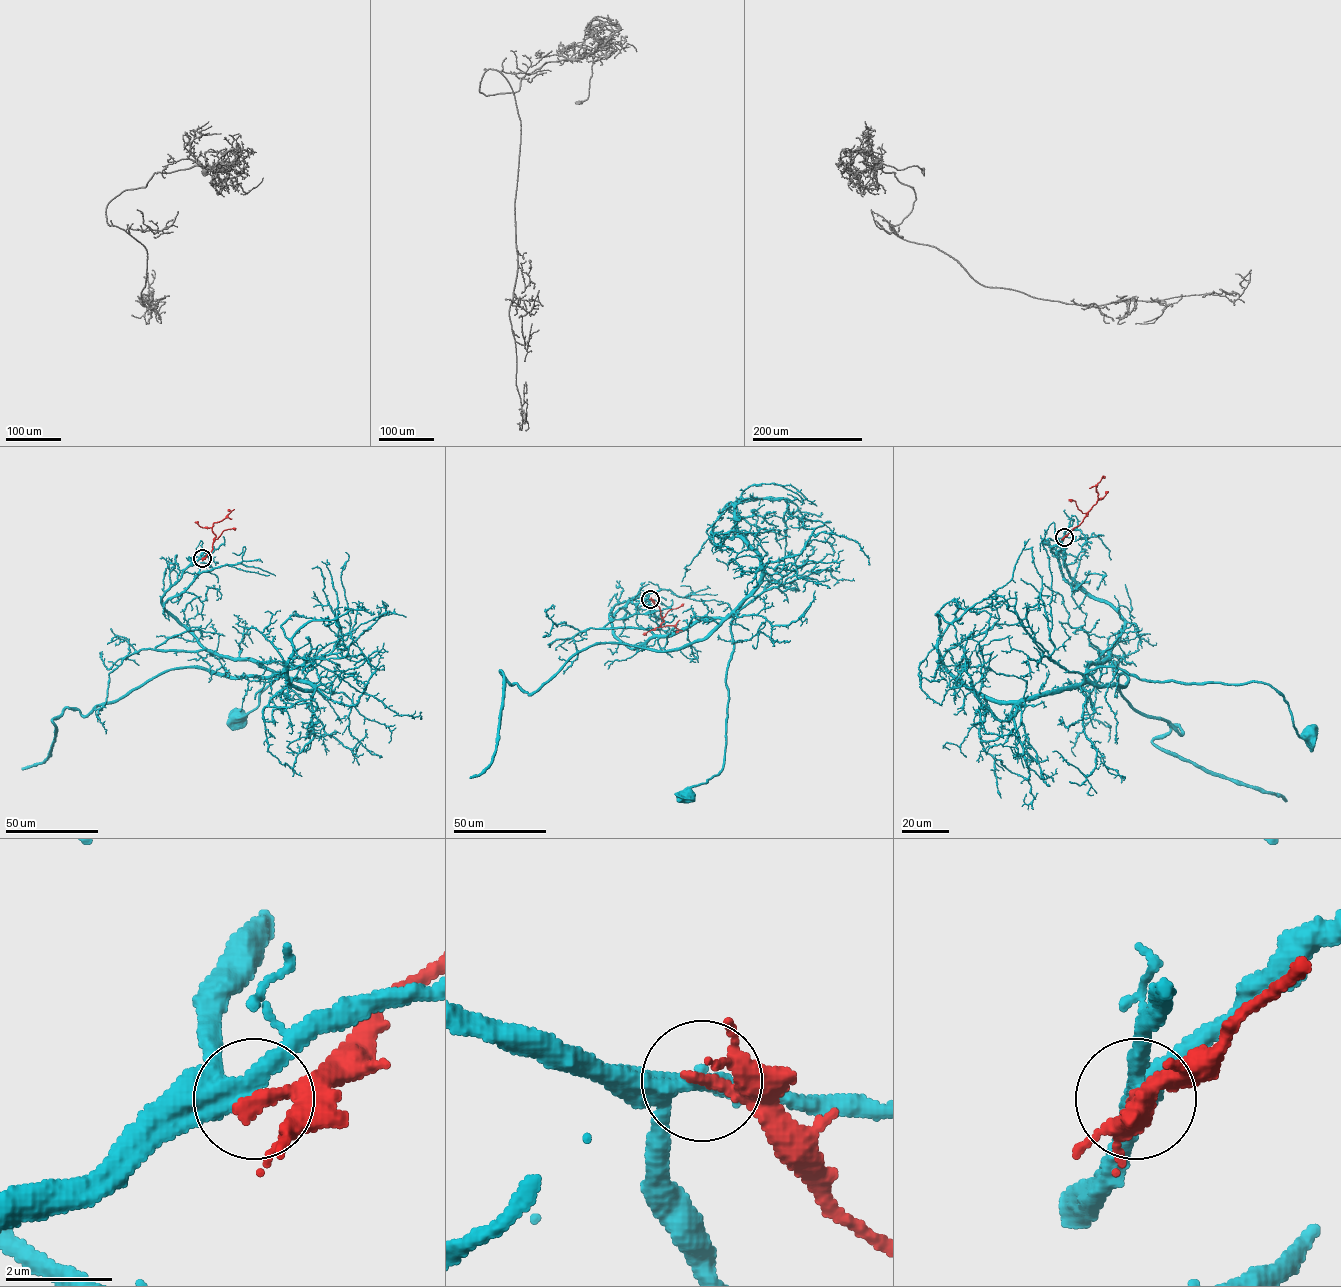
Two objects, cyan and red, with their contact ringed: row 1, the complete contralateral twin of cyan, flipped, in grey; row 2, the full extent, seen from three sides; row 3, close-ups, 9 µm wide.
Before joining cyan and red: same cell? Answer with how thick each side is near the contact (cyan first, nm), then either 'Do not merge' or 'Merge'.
Thickness 300 nm (cyan) against 260 nm. Do not merge

